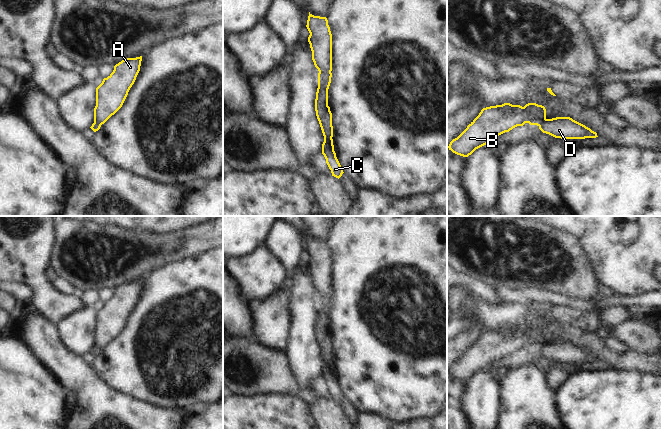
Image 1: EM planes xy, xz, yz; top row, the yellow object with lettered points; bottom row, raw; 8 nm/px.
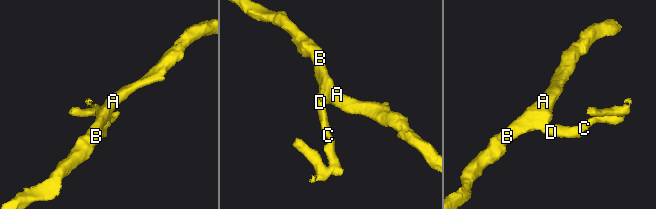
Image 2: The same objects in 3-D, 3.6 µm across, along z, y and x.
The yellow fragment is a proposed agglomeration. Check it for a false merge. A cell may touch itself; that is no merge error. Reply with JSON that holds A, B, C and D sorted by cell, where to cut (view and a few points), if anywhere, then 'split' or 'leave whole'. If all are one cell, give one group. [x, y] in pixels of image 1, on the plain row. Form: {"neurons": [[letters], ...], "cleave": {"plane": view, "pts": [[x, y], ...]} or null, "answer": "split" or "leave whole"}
{"neurons": [["A", "B"], ["C", "D"]], "cleave": {"plane": "xz", "pts": [[318, 310], [327, 317]]}, "answer": "split"}

